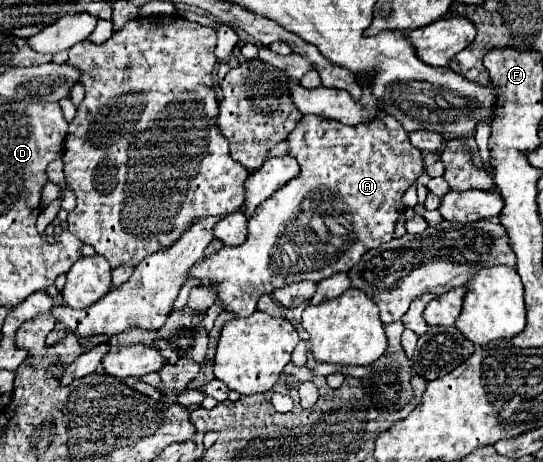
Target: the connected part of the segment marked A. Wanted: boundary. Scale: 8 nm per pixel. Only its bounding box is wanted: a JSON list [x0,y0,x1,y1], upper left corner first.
[191,115,423,317]

